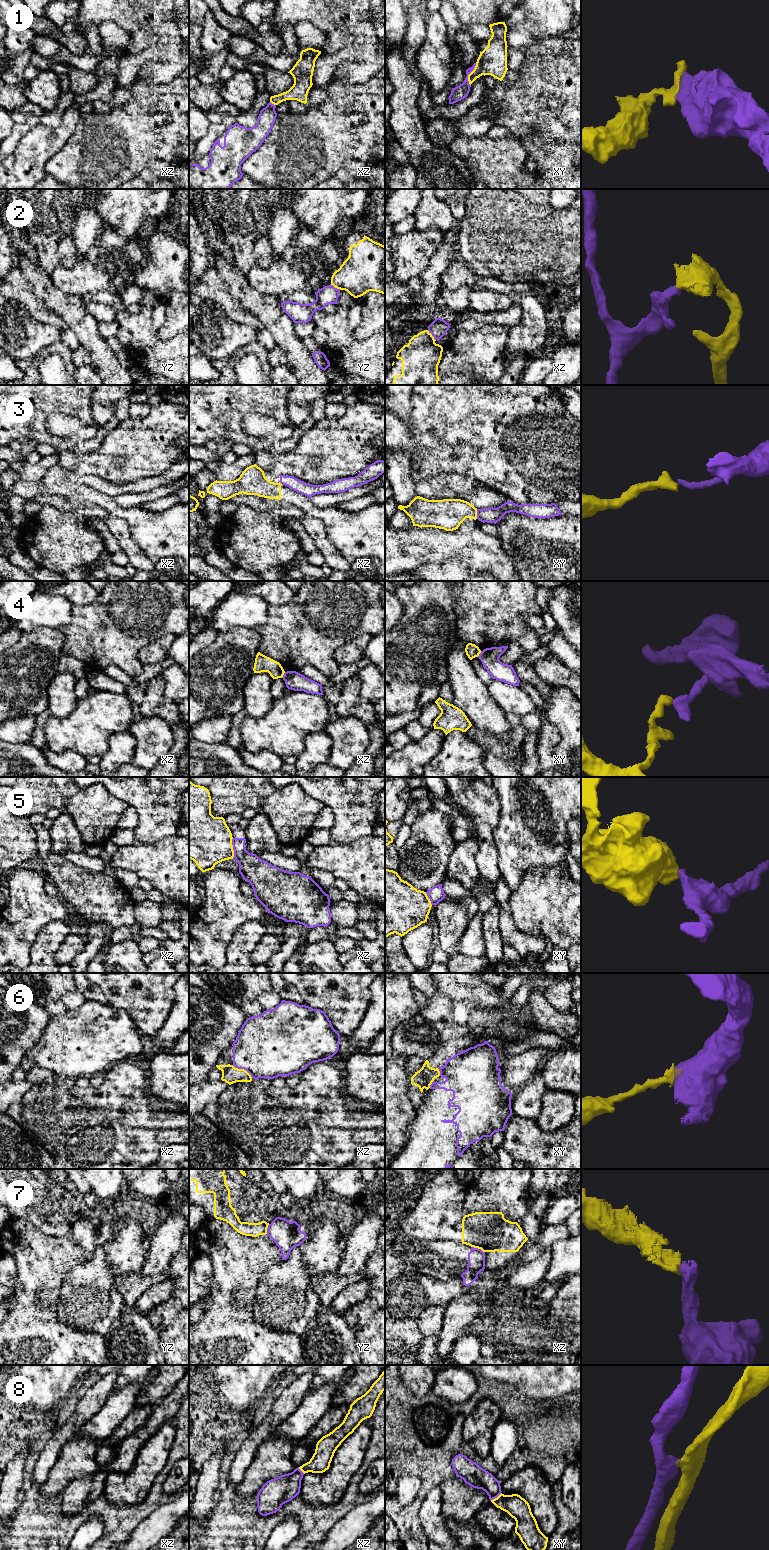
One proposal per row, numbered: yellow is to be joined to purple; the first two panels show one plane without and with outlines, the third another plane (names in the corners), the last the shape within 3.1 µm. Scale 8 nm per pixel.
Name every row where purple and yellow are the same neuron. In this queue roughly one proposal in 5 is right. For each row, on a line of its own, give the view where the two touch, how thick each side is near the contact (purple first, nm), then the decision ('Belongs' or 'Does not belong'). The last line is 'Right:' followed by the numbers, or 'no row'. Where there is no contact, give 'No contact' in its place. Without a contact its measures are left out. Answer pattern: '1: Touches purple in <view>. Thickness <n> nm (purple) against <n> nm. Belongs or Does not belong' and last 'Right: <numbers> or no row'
1: Touches purple in xy. Thickness 120 nm (purple) against 220 nm. Belongs
2: Touches purple in xz. Thickness 150 nm (purple) against 300 nm. Does not belong
3: Touches purple in xy. Thickness 130 nm (purple) against 240 nm. Does not belong
4: Touches purple in xz. Thickness 150 nm (purple) against 130 nm. Does not belong
5: Touches purple in xz. Thickness 200 nm (purple) against 400 nm. Does not belong
6: Touches purple in xz. Thickness 480 nm (purple) against 140 nm. Does not belong
7: Touches purple in xz. Thickness 140 nm (purple) against 320 nm. Does not belong
8: Touches purple in xy. Thickness 180 nm (purple) against 180 nm. Does not belong
Right: 1

